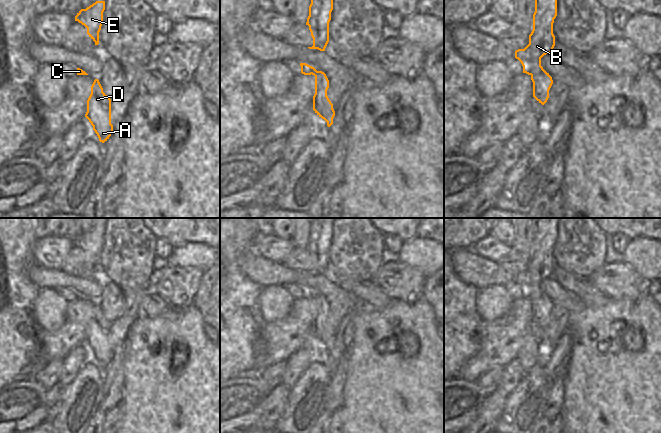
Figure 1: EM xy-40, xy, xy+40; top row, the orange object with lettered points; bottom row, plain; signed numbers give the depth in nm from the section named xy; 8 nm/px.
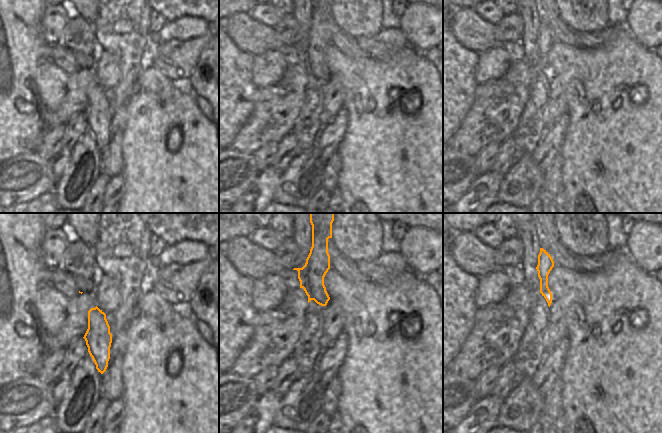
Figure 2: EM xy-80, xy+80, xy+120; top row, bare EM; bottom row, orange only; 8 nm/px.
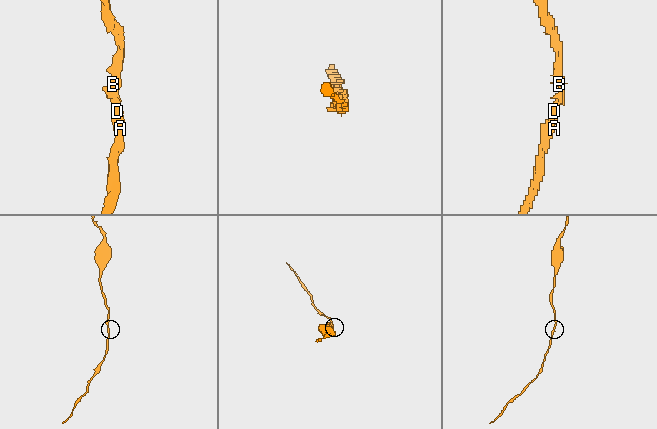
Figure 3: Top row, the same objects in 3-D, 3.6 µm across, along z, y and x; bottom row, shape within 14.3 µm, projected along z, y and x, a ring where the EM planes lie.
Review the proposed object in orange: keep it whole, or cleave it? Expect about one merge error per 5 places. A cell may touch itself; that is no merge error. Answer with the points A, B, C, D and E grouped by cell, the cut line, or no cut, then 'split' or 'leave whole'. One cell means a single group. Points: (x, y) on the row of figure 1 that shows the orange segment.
A B C D E | no cut | leave whole

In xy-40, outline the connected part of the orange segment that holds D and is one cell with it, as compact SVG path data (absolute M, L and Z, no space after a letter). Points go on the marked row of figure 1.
M98 79L91 86L91 94L87 100L85 117L93 126L99 141L104 143L113 132L111 124L111 99L103 92Z

